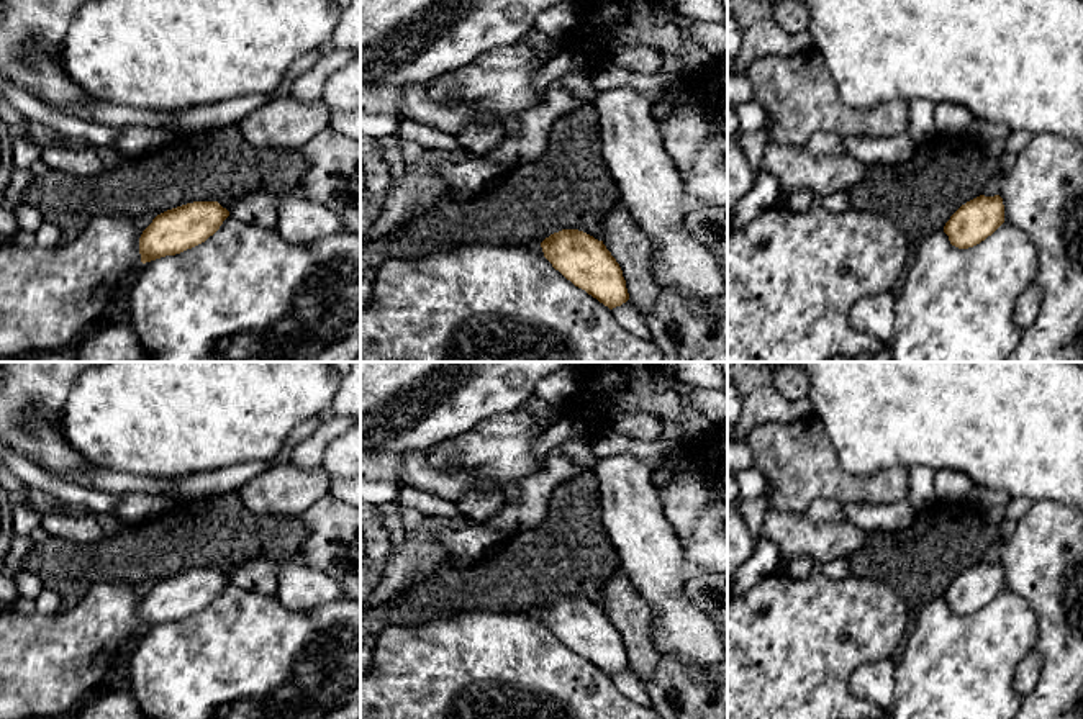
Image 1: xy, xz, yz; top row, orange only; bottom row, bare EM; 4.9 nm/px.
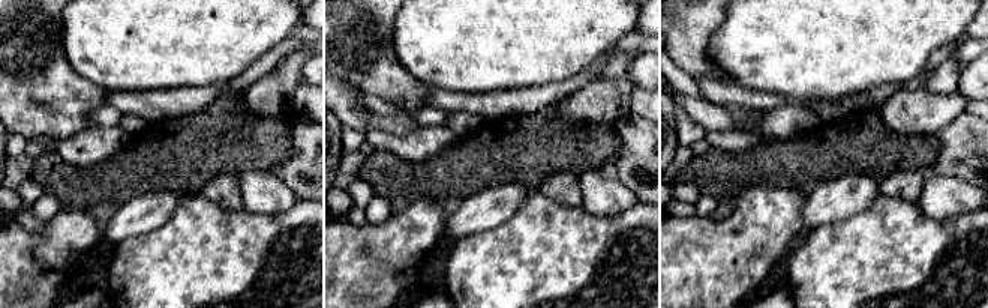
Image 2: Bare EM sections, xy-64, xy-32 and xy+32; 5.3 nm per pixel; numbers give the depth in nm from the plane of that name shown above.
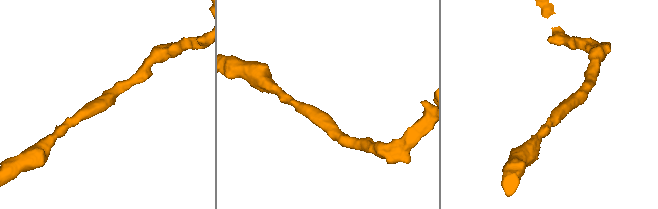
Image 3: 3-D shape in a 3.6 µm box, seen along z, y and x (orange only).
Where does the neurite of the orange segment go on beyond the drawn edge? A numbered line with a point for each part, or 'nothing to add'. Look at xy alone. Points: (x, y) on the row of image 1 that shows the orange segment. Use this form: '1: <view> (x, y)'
nothing to add

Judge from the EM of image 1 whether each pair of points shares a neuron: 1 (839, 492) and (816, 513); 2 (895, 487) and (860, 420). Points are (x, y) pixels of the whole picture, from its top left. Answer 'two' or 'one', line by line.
1: two
2: two

